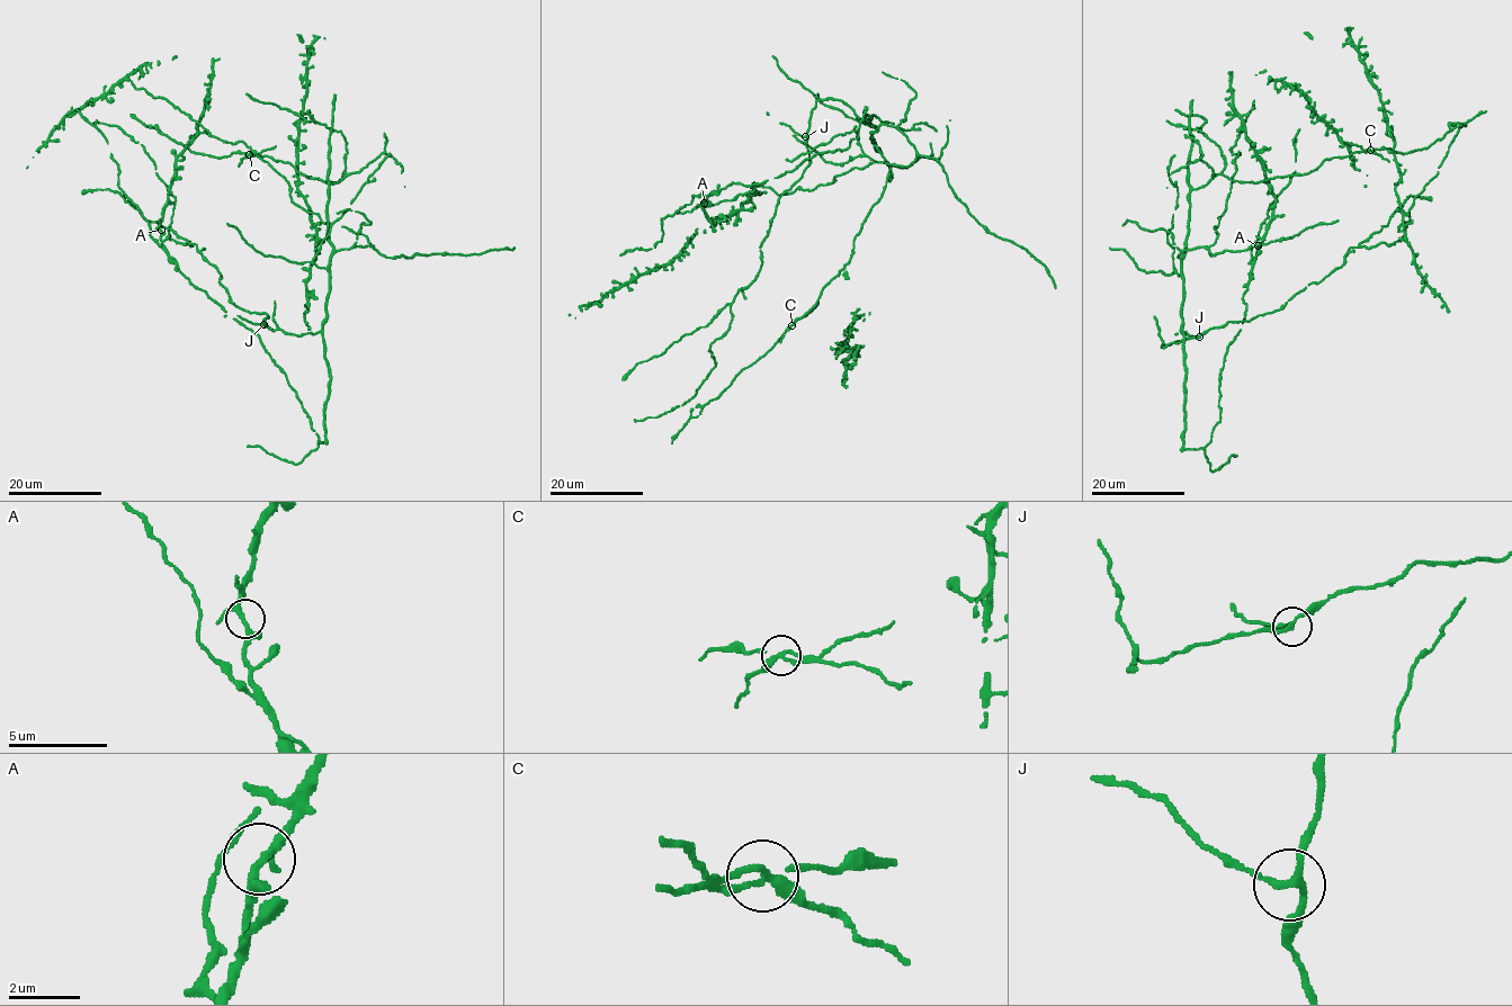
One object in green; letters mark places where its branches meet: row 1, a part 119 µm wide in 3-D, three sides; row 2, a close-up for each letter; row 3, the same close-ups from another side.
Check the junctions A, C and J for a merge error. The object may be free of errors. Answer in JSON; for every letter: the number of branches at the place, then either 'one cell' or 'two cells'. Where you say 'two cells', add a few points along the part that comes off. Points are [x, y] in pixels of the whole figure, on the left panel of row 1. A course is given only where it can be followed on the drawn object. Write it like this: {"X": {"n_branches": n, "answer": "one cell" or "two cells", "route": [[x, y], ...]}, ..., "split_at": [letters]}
{"A": {"n_branches": 3, "answer": "one cell"}, "C": {"n_branches": 3, "answer": "two cells", "route": [[249, 153], [259, 154], [276, 145]]}, "J": {"n_branches": 3, "answer": "one cell"}, "split_at": ["C"]}

